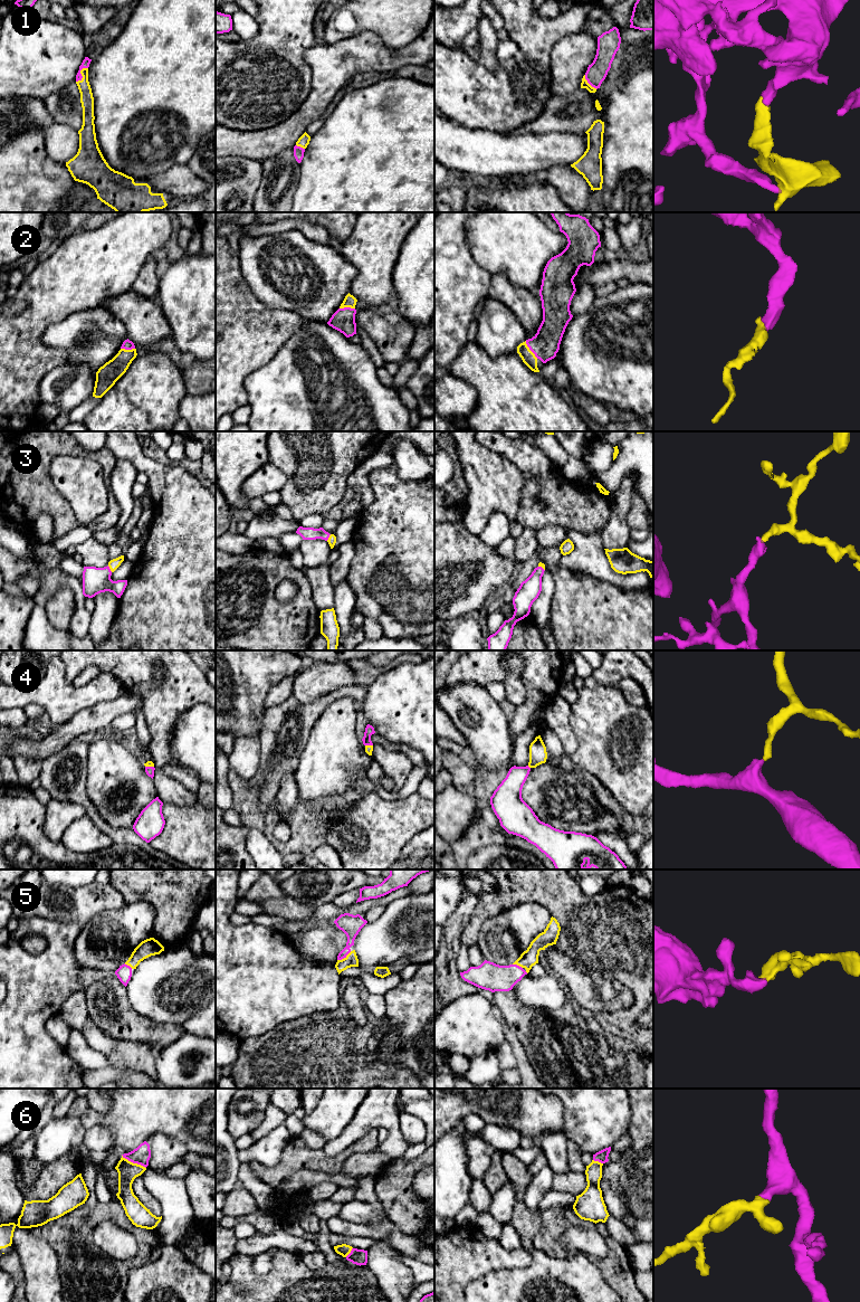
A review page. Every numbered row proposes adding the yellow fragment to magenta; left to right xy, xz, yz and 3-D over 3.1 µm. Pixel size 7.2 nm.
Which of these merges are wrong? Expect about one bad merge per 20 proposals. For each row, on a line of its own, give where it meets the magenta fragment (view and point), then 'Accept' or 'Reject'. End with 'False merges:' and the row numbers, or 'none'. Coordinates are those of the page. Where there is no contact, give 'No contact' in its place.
1: Touches magenta at xy (80, 74). Accept
2: Touches magenta at yz (529, 349). Accept
3: Touches magenta at xy (110, 569). Accept
4: Touches magenta at yz (528, 767). Accept
5: Touches magenta at xz (344, 957). Accept
6: Touches magenta at xy (134, 1162). Accept
False merges: none

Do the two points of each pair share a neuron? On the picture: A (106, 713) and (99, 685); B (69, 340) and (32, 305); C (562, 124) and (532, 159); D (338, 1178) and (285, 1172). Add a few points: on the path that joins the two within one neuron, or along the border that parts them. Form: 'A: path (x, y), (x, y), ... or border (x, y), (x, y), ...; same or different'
A: border (126, 692), (112, 700), (101, 701), (78, 711); different
B: border (76, 312), (51, 323), (42, 334), (41, 342); different
C: border (582, 132), (529, 133); different
D: border (317, 1170), (296, 1169), (274, 1189); different

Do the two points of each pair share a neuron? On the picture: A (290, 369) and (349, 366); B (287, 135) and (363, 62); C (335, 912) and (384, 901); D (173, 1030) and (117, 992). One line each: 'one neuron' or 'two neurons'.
A: one neuron
B: one neuron
C: one neuron
D: one neuron

